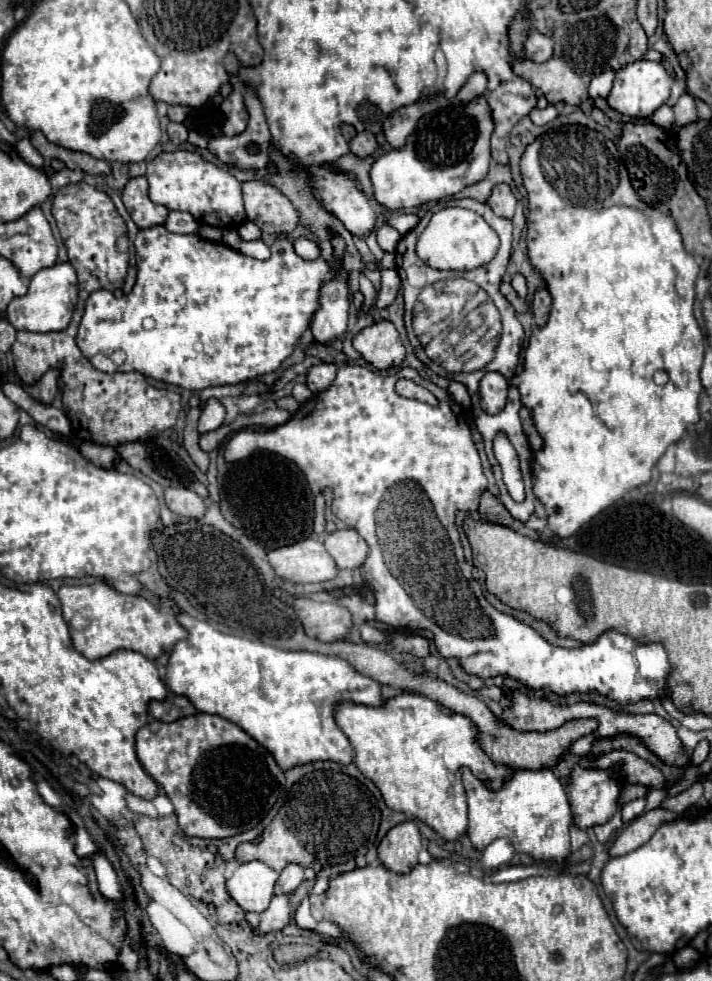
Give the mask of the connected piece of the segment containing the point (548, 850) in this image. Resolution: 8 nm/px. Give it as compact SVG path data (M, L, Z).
M462 770L462 778L468 794L468 838L478 850L498 838L508 838L516 850L530 854L534 860L566 860L570 854L572 812L566 792L552 770L516 770L498 792L488 790L470 770Z

